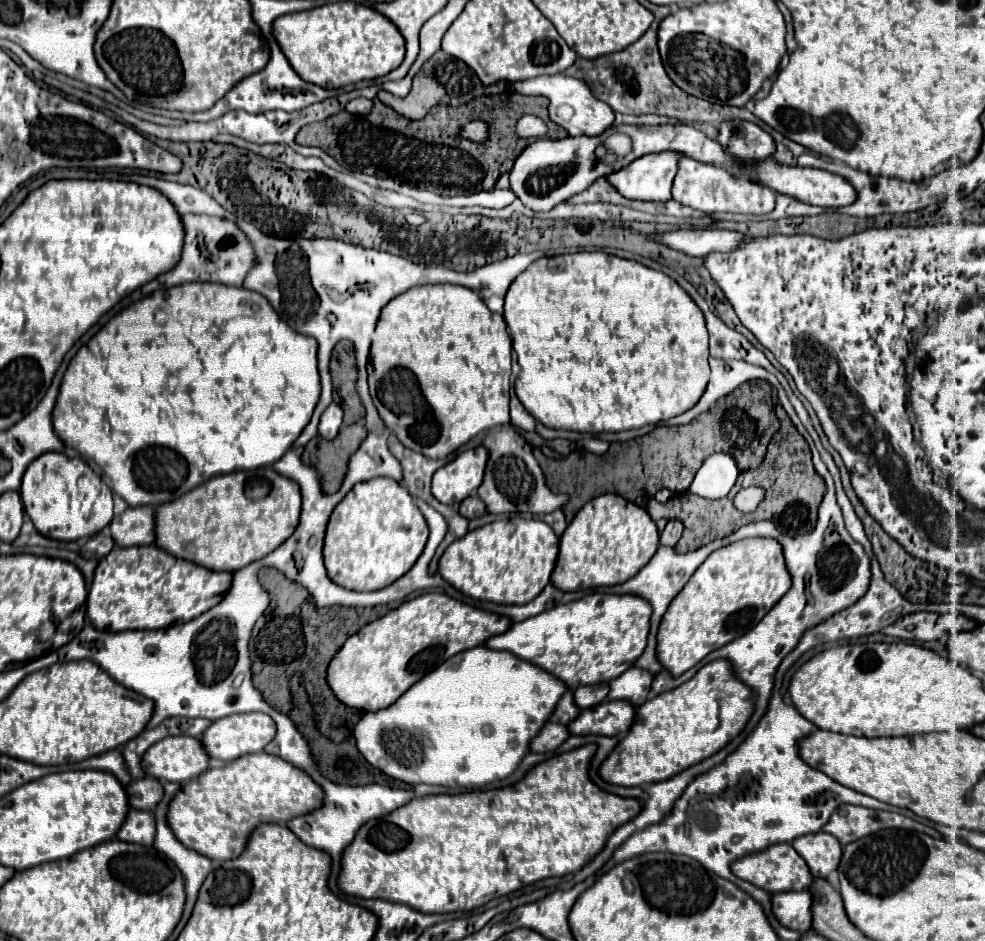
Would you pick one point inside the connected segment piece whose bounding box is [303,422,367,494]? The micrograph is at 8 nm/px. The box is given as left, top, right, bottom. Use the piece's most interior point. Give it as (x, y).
(331, 457)

